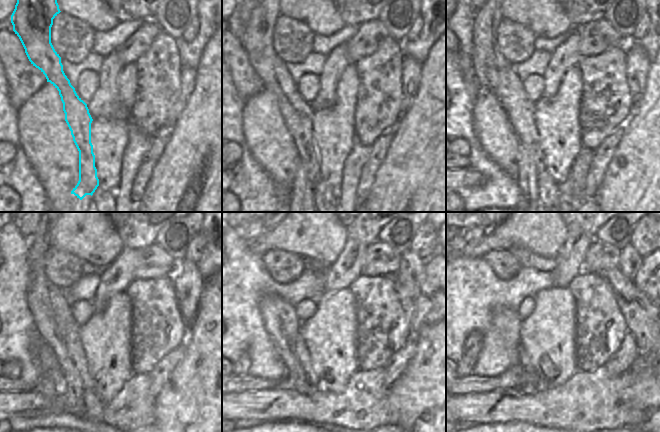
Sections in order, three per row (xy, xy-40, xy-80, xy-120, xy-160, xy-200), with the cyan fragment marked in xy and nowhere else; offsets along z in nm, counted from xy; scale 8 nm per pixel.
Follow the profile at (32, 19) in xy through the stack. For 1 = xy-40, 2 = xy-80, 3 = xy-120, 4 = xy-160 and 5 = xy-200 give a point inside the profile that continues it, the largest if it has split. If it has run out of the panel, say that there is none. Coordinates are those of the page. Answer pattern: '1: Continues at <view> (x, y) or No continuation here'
1: Continues at xy-40 (259, 15)
2: Continues at xy-80 (493, 73)
3: Continues at xy-120 (54, 321)
4: Continues at xy-160 (281, 322)
5: Continues at xy-200 (508, 323)

